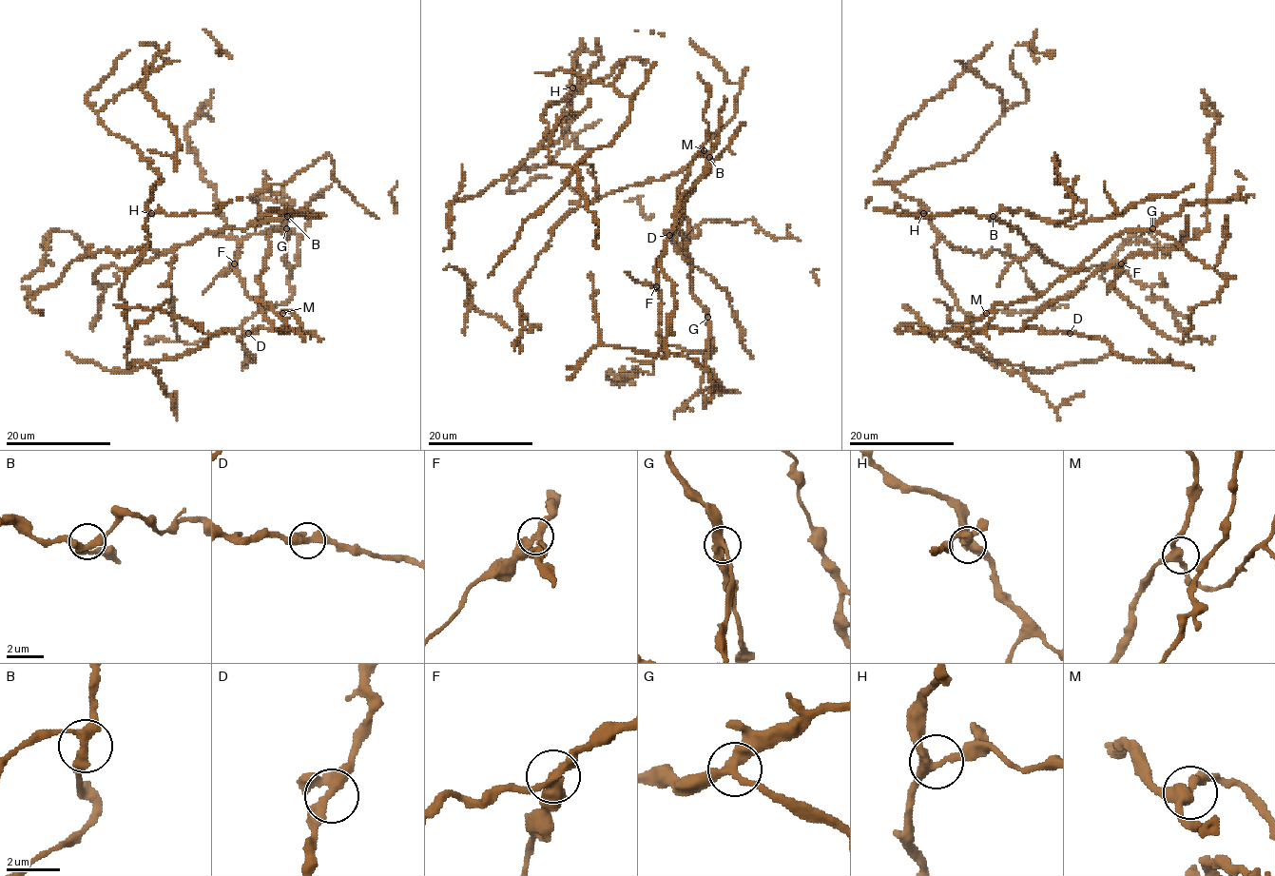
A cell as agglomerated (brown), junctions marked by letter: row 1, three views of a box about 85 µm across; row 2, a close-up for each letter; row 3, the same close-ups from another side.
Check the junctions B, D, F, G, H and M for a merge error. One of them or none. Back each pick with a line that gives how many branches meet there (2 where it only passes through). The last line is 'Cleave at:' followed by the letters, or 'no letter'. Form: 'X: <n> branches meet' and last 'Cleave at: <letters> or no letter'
F: 3 branches meet
Cleave at: F

